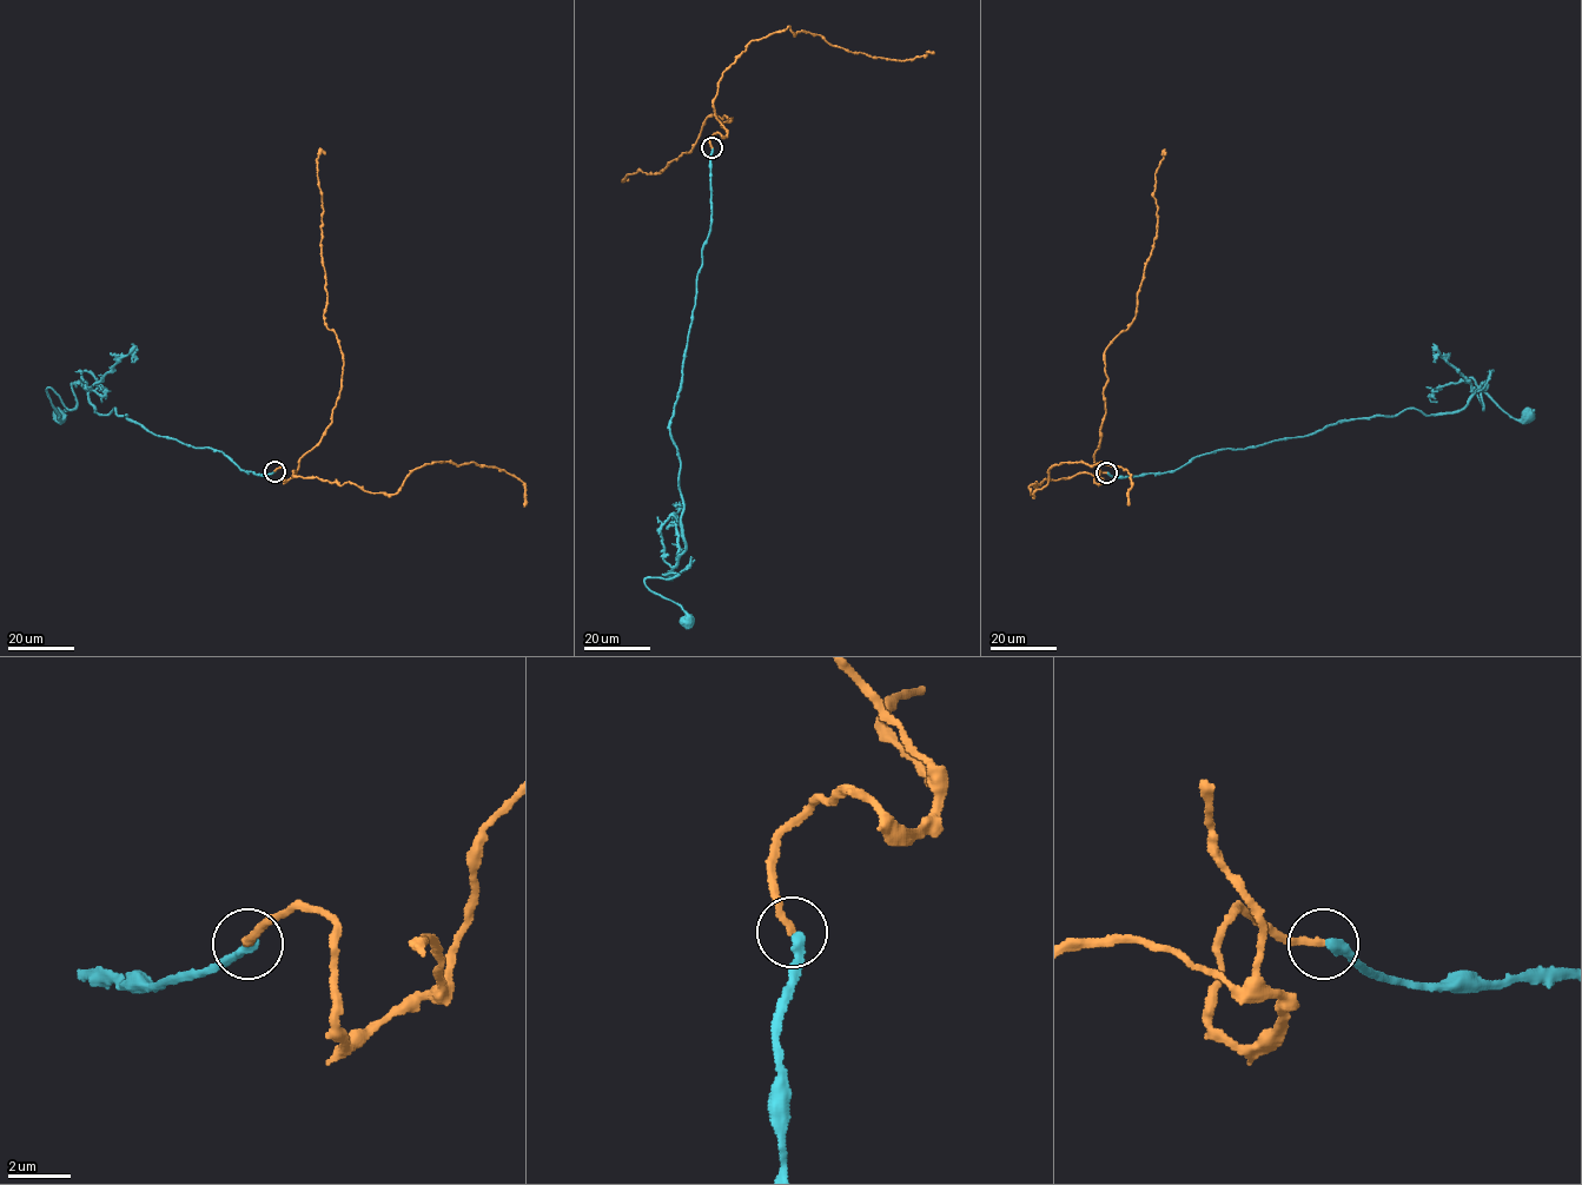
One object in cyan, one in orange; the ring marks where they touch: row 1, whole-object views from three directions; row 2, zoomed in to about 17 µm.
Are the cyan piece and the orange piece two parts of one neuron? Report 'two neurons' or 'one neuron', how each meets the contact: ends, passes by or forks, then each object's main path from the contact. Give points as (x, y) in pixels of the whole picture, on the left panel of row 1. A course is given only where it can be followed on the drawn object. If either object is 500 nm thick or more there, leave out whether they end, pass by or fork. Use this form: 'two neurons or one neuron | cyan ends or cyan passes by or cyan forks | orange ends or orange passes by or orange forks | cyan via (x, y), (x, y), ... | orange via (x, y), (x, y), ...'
one neuron | cyan ends | orange ends | cyan via (275, 471), (239, 470), (116, 408), (97, 414), (80, 383), (71, 410), (47, 388), (59, 417) | orange via (275, 471), (286, 482), (296, 475), (331, 422), (342, 378), (324, 315), (317, 169), (325, 153)

